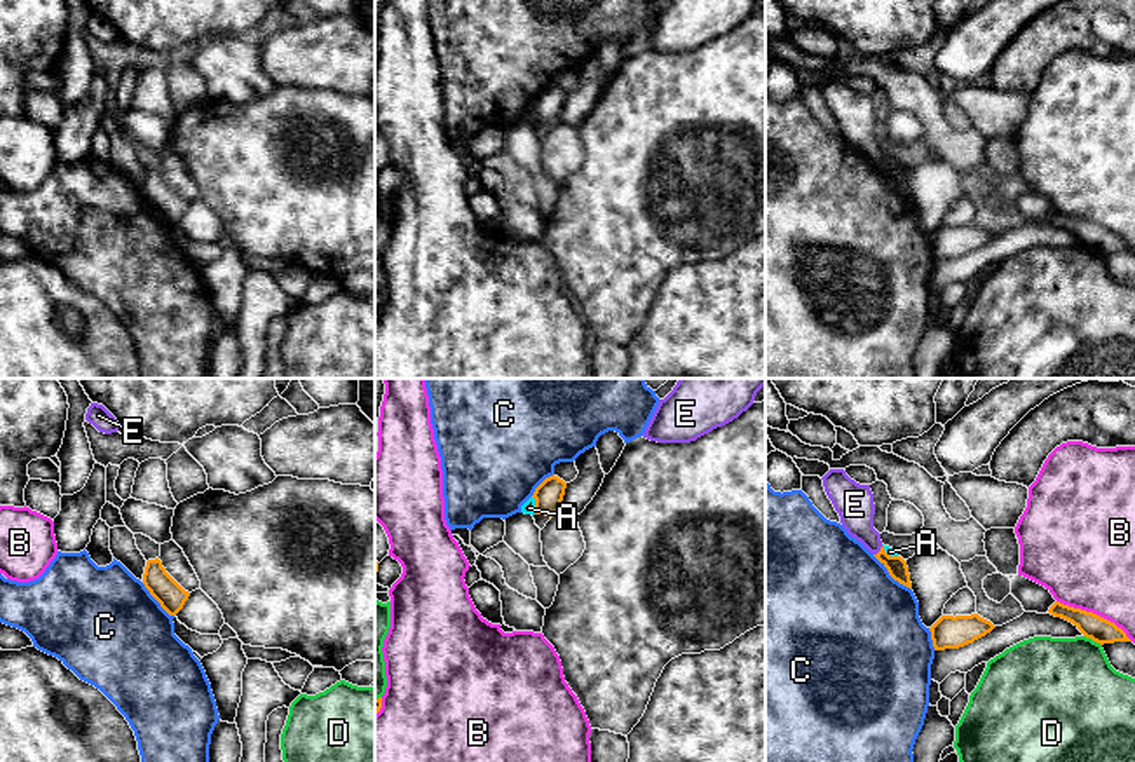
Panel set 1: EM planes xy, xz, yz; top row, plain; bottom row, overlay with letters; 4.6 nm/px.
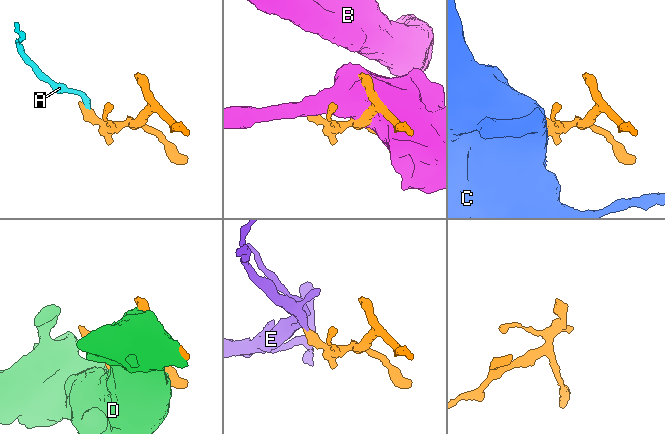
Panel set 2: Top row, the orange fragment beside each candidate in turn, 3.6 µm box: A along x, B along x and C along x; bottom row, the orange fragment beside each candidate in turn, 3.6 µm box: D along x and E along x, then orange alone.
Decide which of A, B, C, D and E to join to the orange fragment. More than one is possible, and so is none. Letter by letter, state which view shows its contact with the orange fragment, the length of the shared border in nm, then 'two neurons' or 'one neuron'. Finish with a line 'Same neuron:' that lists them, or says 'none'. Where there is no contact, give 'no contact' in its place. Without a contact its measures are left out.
A: xz | 90 nm | two neurons
B: yz | 400 nm | two neurons
C: yz | 240 nm | two neurons
D: yz | 90 nm | two neurons
E: yz | 60 nm | one neuron
Same neuron: E

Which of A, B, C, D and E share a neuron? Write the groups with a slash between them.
A / B / C / D / E

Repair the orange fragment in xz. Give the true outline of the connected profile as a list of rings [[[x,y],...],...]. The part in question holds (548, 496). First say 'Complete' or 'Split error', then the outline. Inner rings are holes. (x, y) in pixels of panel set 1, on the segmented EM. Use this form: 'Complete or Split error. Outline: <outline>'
Complete. Outline: [[[558,476],[546,478],[534,492],[535,514],[556,516],[565,495],[567,483]]]

